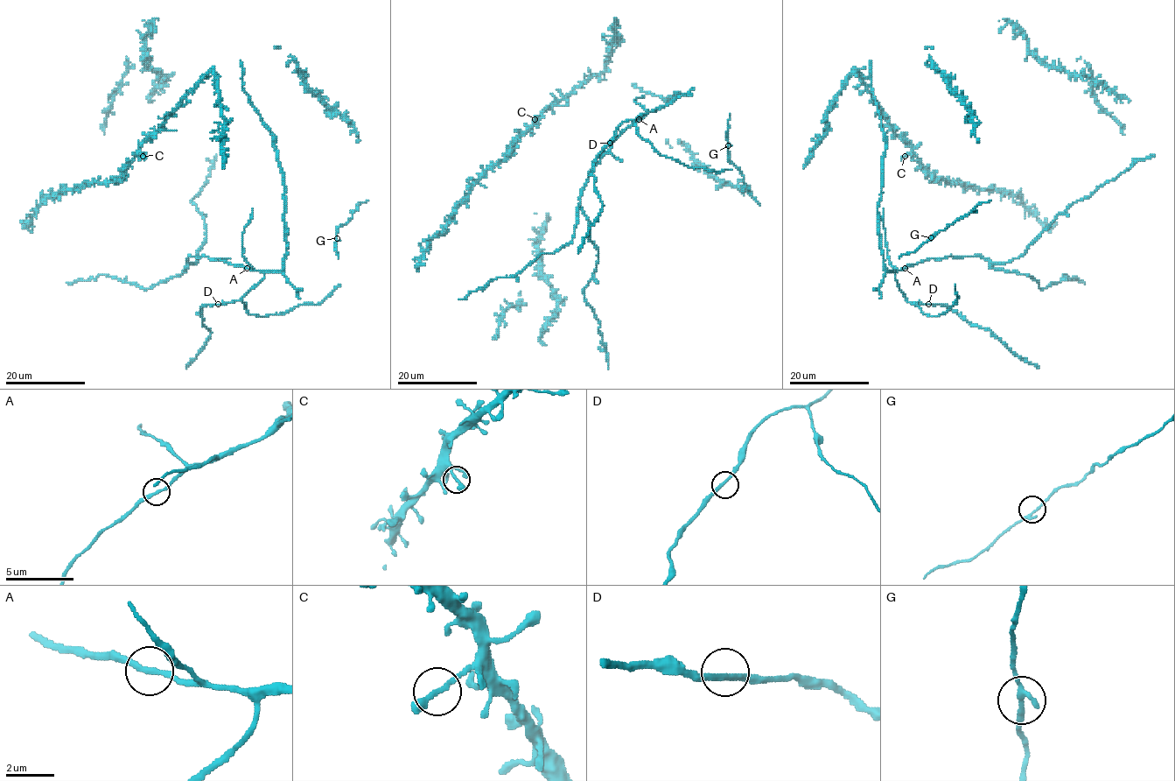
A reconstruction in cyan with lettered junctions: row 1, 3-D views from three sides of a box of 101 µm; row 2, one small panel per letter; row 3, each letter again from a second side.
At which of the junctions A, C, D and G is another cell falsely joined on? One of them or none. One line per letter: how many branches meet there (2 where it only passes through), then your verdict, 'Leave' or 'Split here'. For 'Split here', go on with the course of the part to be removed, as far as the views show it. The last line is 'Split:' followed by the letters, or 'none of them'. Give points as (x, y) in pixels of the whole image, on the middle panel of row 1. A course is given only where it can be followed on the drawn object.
A: Branches: 2. Leave
C: Branches: 2. Leave
D: Branches: 2. Leave
G: Branches: 2. Leave
Split: none of them

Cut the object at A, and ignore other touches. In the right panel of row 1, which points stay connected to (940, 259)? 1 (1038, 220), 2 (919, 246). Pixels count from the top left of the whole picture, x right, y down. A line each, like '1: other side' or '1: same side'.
1: other side
2: other side

